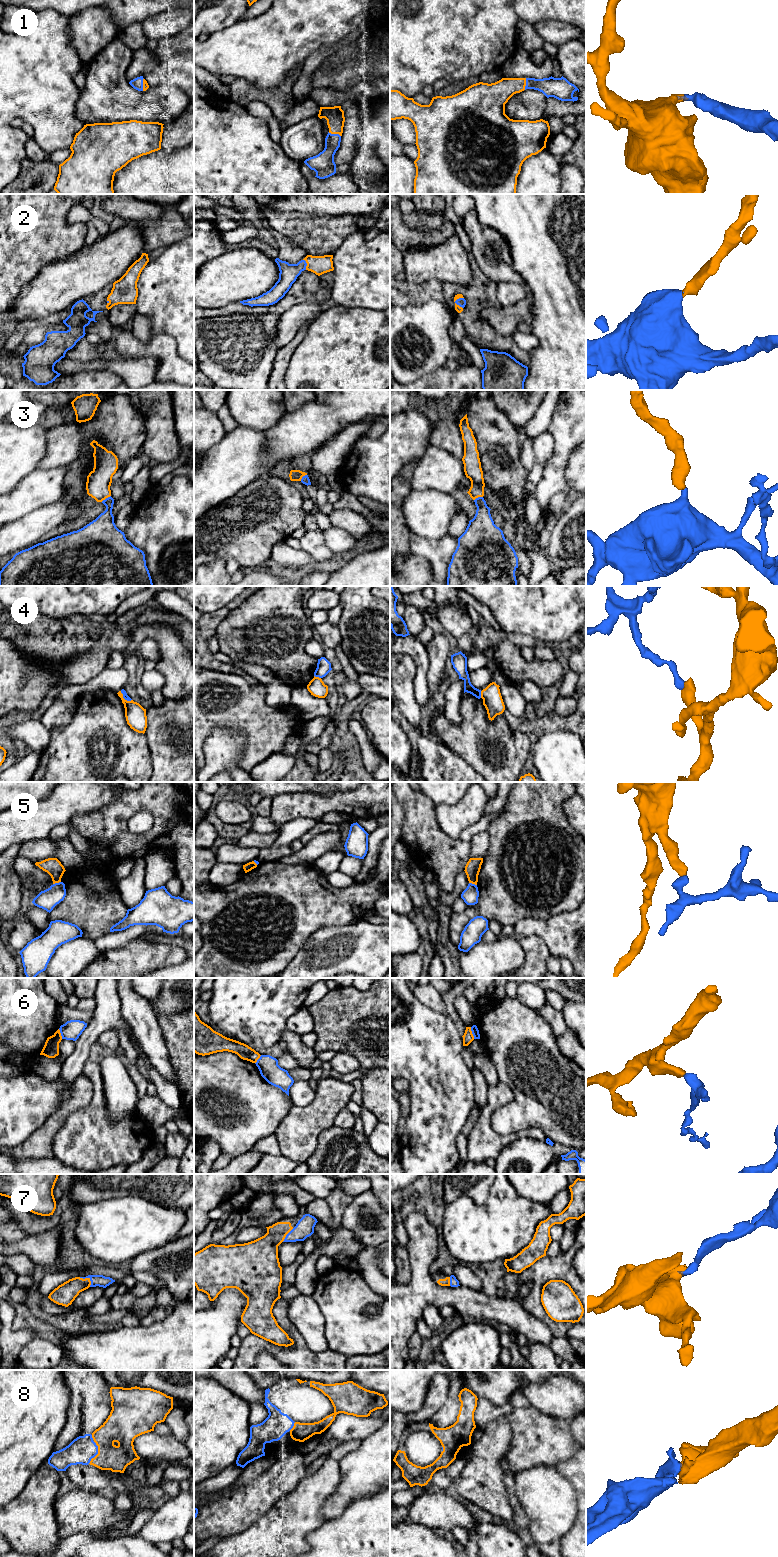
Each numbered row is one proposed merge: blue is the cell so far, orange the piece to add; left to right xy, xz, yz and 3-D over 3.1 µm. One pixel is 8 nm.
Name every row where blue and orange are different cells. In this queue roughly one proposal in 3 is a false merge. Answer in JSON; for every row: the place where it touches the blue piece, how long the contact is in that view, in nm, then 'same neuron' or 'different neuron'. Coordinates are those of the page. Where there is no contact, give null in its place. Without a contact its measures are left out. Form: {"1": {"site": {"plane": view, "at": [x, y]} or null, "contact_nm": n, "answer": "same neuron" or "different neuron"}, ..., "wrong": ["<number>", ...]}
{"1": {"site": {"plane": "xz", "at": [334, 134]}, "contact_nm": 110, "answer": "same neuron"}, "2": {"site": {"plane": "xz", "at": [306, 264]}, "contact_nm": 90, "answer": "same neuron"}, "3": {"site": {"plane": "xy", "at": [106, 498]}, "contact_nm": 90, "answer": "same neuron"}, "4": {"site": {"plane": "xy", "at": [124, 698]}, "contact_nm": 120, "answer": "different neuron"}, "5": {"site": {"plane": "xy", "at": [56, 883]}, "contact_nm": 70, "answer": "different neuron"}, "6": {"site": {"plane": "yz", "at": [472, 1033]}, "contact_nm": 100, "answer": "different neuron"}, "7": {"site": {"plane": "xy", "at": [88, 1277]}, "contact_nm": 120, "answer": "same neuron"}, "8": {"site": {"plane": "xy", "at": [97, 1452]}, "contact_nm": 190, "answer": "same neuron"}, "wrong": ["4", "5", "6"]}

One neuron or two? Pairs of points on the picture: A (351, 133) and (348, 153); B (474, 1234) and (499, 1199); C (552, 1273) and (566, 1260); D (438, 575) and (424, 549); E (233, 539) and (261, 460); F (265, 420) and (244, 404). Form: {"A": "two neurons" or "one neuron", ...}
{"A": "one neuron", "B": "one neuron", "C": "one neuron", "D": "one neuron", "E": "two neurons", "F": "one neuron"}

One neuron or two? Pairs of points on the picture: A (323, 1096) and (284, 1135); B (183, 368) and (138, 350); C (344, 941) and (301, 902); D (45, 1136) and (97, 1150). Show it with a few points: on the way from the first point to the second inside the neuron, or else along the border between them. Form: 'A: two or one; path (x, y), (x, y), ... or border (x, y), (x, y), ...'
A: one; path (316, 1107), (295, 1128)
B: one; path (172, 363), (159, 350), (149, 350)
C: two; border (350, 923), (321, 926), (308, 939)
D: two; border (66, 1117), (55, 1136), (53, 1156)

